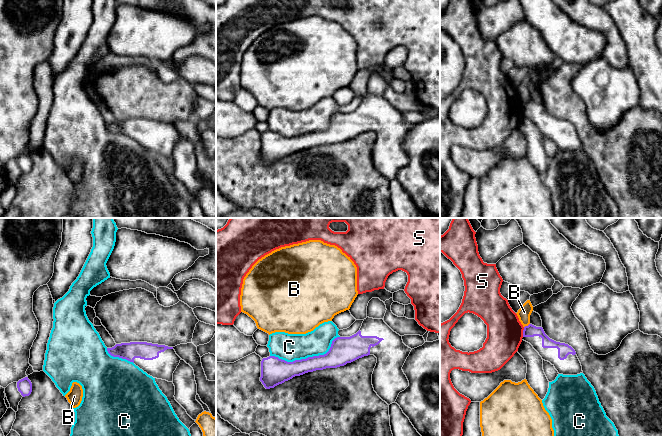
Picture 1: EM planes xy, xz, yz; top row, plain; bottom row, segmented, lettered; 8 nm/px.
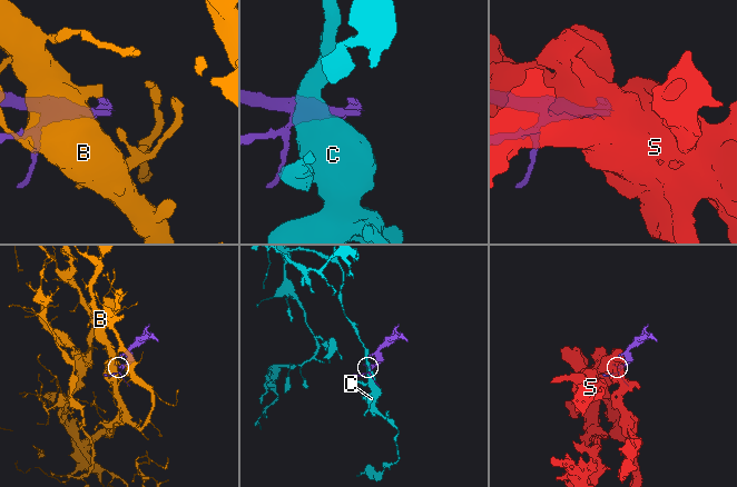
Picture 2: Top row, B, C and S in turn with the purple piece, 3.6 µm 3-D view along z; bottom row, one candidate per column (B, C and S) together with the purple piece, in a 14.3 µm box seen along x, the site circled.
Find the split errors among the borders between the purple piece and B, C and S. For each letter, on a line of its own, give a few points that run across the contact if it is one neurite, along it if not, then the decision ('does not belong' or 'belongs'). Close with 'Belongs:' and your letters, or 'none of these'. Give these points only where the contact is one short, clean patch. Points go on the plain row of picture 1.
B: does not belong
C: does not belong
S: does not belong
Belongs: none of these

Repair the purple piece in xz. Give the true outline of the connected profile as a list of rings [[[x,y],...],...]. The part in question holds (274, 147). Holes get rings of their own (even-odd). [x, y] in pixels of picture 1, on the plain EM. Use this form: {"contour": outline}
{"contour": [[[367,93],[356,110],[350,113],[335,114],[329,127],[324,131],[308,133],[293,138],[287,138],[275,132],[263,134],[261,137],[260,157],[266,165],[270,165],[295,152],[326,144],[337,144],[364,132],[374,131],[377,134],[377,139],[372,150],[372,161],[377,171],[390,181],[396,177],[399,169],[409,162],[409,157],[402,143],[411,126],[403,119],[402,112],[394,108],[383,95]]]}

